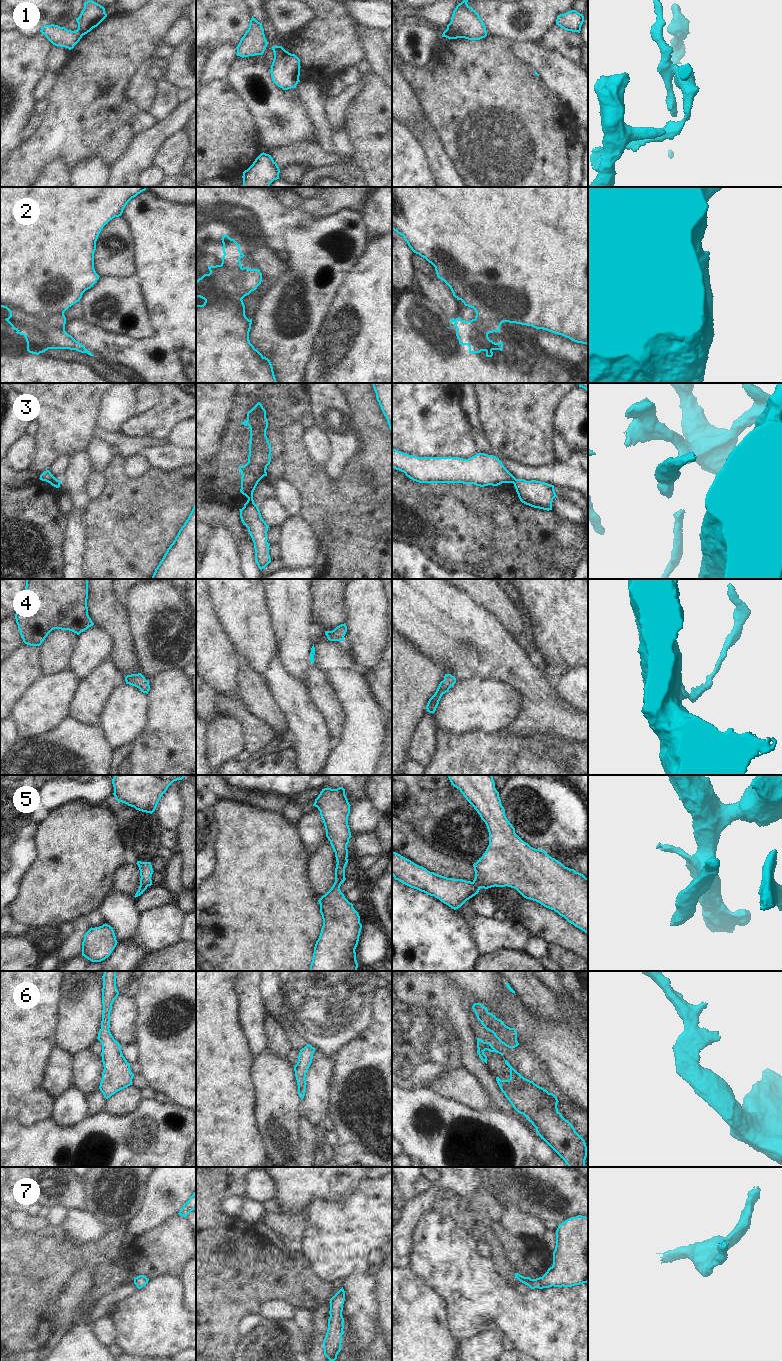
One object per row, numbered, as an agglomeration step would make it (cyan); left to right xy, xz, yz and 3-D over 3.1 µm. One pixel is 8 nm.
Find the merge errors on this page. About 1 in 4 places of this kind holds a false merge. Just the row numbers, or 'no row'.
1, 2, 3

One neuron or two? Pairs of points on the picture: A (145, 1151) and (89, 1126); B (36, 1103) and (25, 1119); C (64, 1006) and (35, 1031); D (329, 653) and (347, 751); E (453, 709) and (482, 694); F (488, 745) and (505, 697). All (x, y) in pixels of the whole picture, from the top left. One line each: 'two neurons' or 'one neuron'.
A: one neuron
B: one neuron
C: two neurons
D: one neuron
E: one neuron
F: two neurons

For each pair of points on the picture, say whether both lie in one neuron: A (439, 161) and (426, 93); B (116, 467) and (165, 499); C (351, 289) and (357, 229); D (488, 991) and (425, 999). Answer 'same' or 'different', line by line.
A: different
B: same
C: different
D: different

